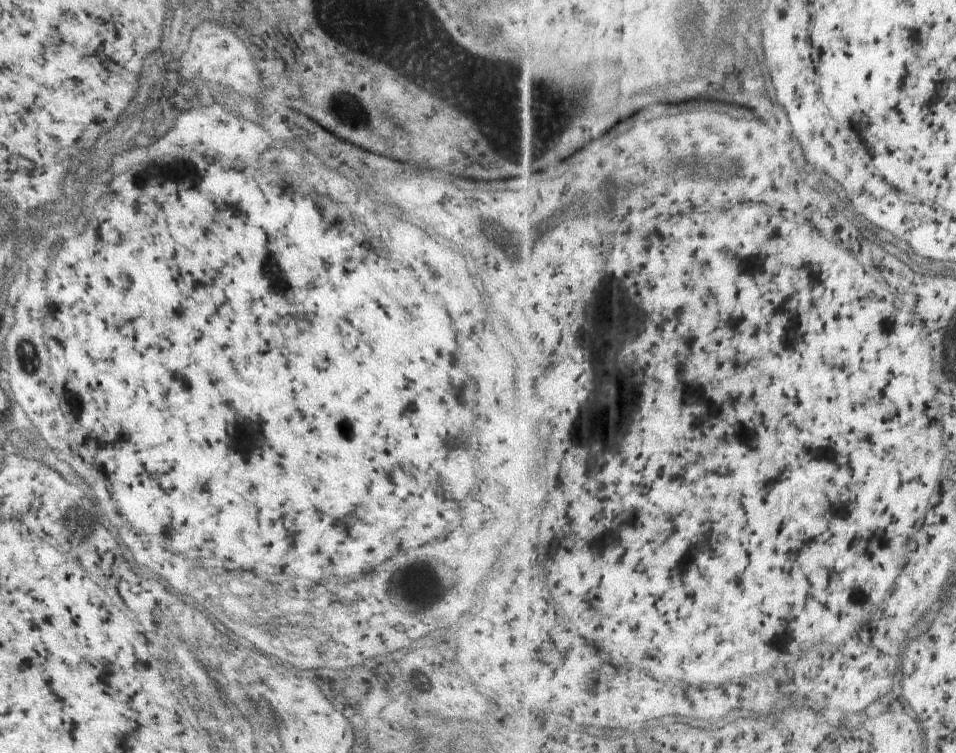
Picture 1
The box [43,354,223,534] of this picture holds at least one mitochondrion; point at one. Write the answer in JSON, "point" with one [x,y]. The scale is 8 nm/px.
{"point":[80,517]}

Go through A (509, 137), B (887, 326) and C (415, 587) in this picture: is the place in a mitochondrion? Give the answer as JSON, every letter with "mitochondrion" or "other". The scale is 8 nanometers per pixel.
{"A":"mitochondrion","B":"other","C":"mitochondrion"}

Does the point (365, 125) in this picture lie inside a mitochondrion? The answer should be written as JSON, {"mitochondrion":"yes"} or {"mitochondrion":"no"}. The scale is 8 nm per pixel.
{"mitochondrion":"yes"}

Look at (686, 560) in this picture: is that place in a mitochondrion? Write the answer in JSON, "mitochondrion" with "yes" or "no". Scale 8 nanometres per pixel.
{"mitochondrion":"no"}

